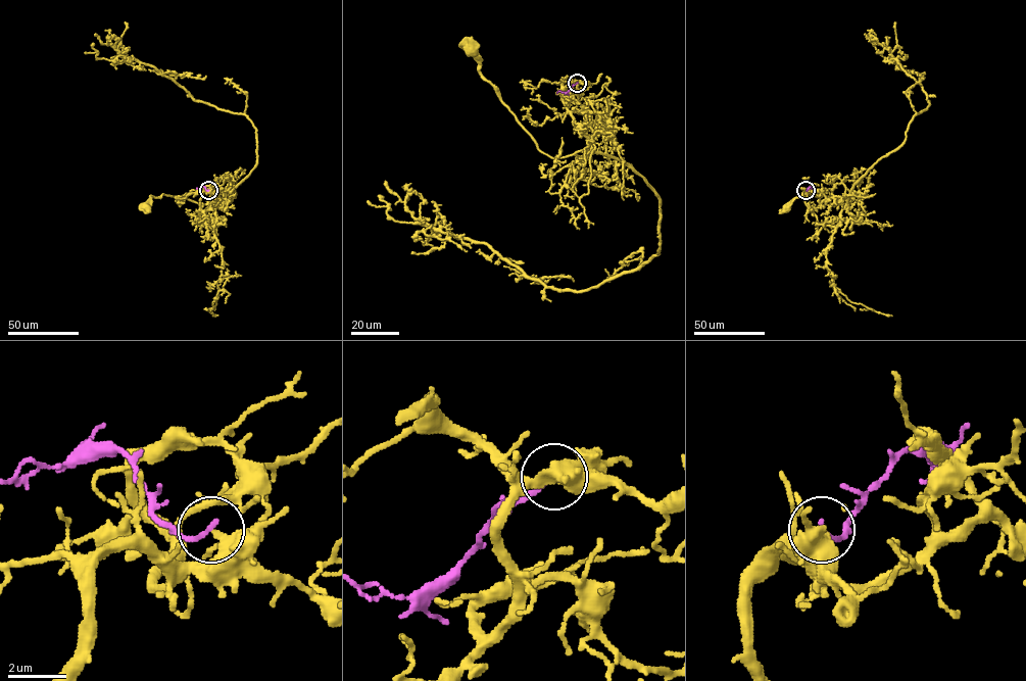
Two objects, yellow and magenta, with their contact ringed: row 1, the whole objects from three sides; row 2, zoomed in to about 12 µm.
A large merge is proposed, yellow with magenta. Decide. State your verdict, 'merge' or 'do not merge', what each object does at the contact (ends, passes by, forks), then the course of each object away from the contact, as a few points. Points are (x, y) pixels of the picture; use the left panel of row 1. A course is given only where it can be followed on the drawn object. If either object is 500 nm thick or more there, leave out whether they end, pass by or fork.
do not merge | yellow ends | magenta ends | yellow via (208, 190), (202, 193), (199, 213), (201, 223), (211, 227), (216, 204), (162, 194), (151, 196), (146, 208) | magenta via (208, 190), (203, 186), (196, 188)

